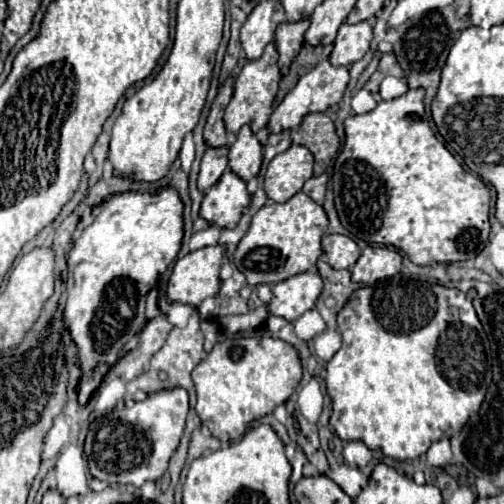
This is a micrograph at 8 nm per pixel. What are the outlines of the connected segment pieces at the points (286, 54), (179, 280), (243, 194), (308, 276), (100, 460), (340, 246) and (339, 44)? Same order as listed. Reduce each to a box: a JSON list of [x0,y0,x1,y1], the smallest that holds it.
[[274,19,308,73],[168,245,224,307],[200,169,250,227],[268,271,322,321],[84,387,188,487],[322,235,360,269],[330,21,374,65]]

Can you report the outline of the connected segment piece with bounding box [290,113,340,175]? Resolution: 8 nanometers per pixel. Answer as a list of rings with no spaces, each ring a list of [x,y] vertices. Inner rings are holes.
[[[308,113],[300,127],[292,129],[290,133],[292,143],[304,145],[312,151],[316,165],[314,165],[314,175],[320,175],[326,171],[328,163],[336,155],[340,147],[340,139],[336,135],[334,123],[326,113]]]

